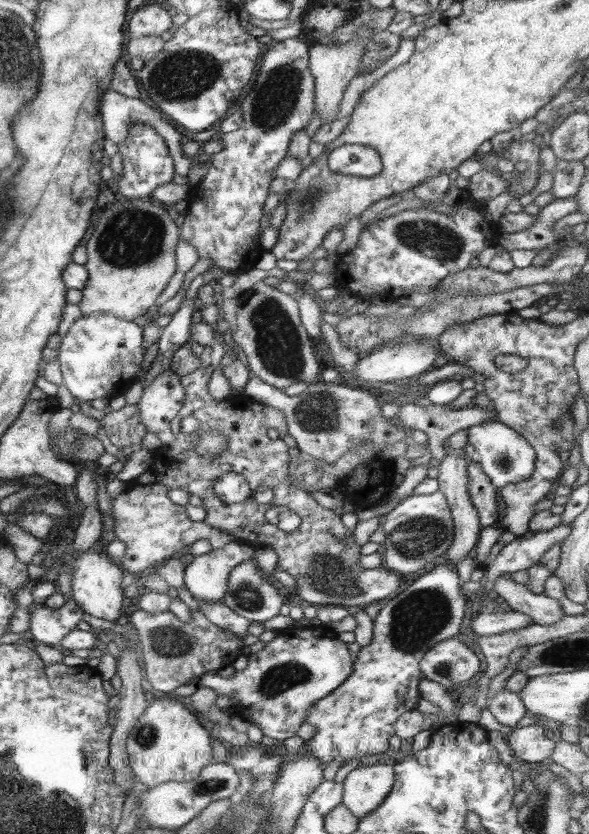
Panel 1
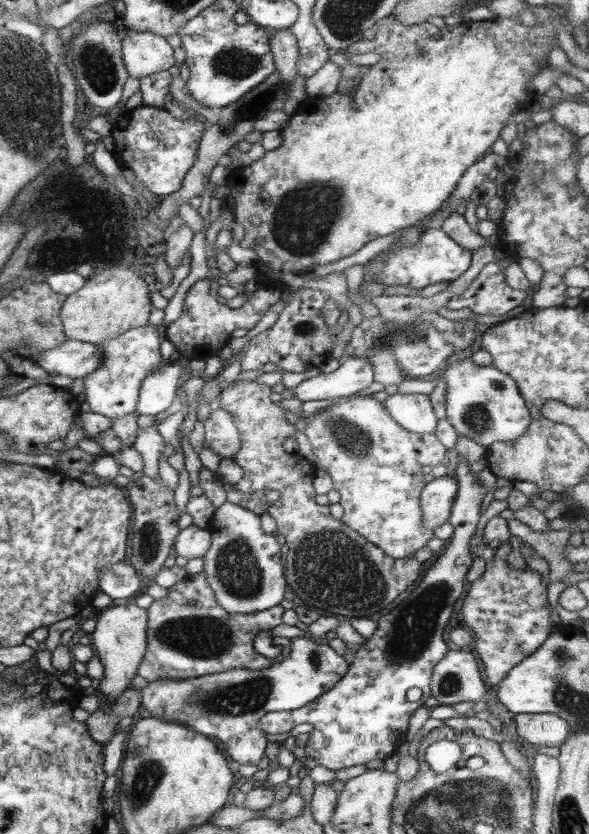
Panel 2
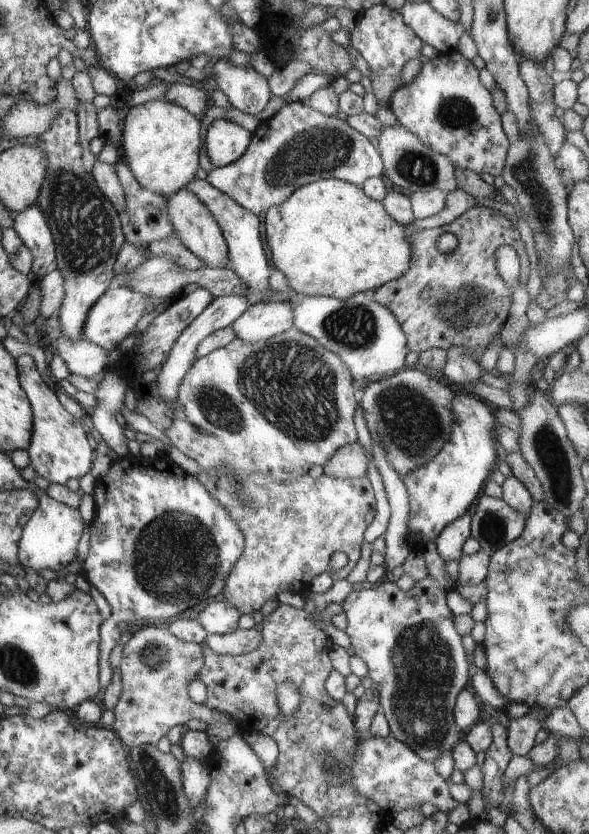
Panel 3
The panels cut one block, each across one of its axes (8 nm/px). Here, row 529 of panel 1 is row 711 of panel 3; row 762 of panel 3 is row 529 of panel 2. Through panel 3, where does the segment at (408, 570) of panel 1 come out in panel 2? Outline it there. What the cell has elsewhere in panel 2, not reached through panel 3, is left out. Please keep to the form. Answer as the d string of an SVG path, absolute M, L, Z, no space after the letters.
M448 475L424 486L420 494L420 510L422 522L428 530L434 530L450 520L457 490L457 481Z

